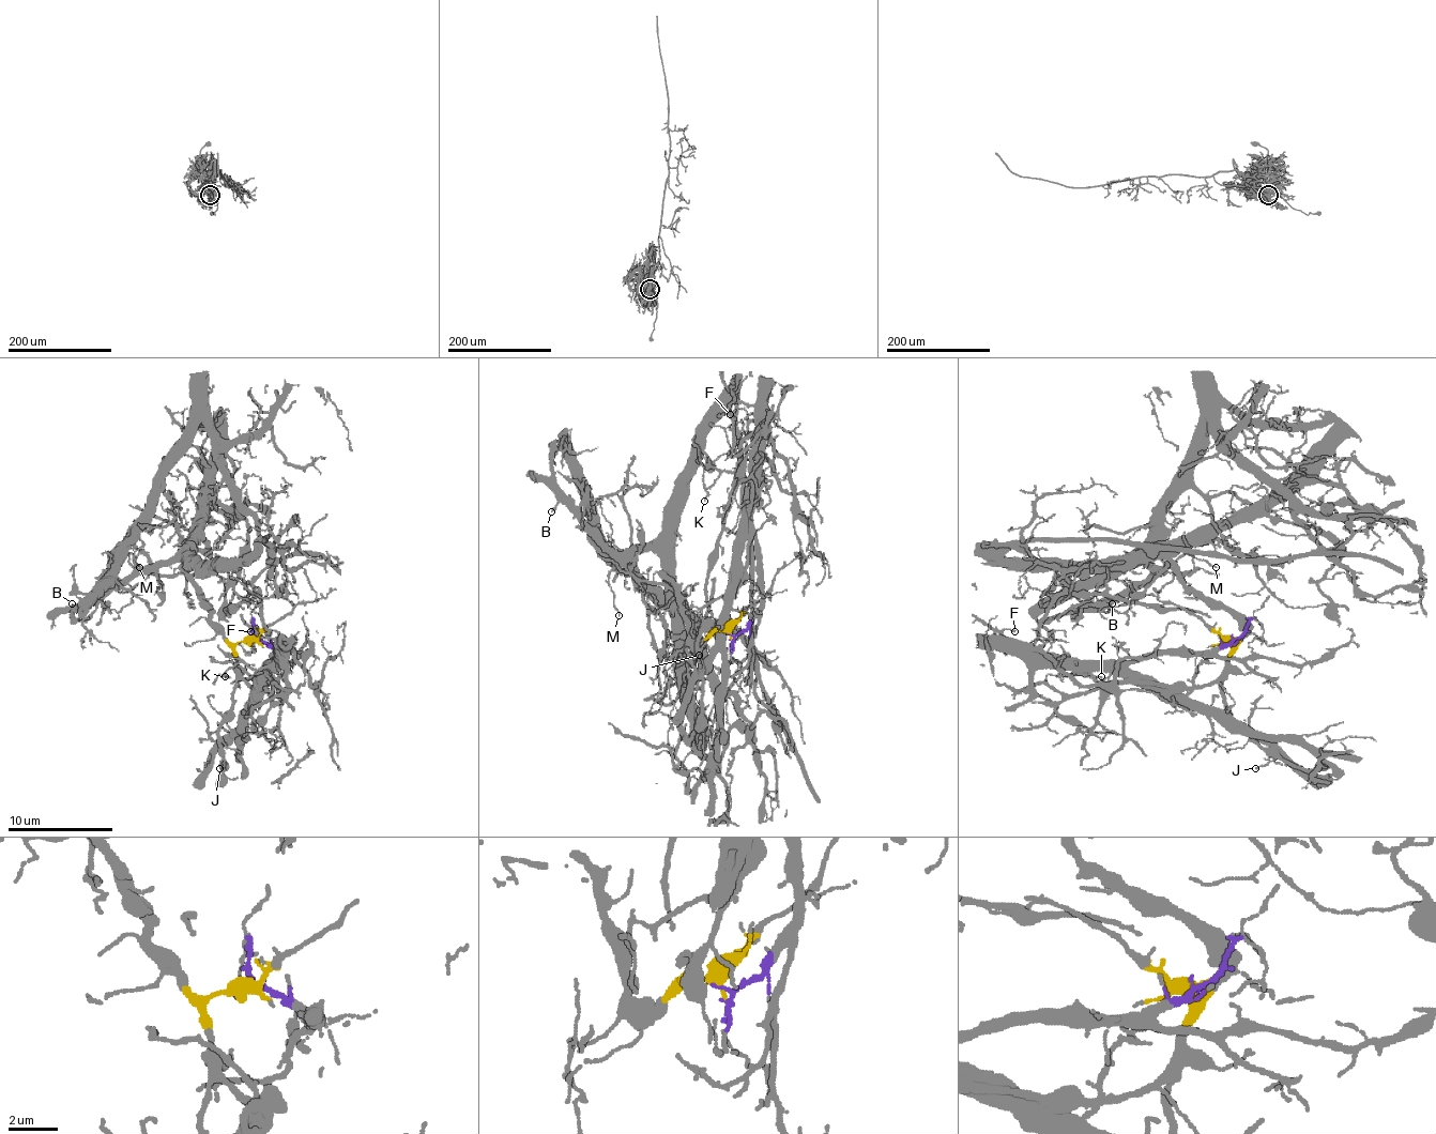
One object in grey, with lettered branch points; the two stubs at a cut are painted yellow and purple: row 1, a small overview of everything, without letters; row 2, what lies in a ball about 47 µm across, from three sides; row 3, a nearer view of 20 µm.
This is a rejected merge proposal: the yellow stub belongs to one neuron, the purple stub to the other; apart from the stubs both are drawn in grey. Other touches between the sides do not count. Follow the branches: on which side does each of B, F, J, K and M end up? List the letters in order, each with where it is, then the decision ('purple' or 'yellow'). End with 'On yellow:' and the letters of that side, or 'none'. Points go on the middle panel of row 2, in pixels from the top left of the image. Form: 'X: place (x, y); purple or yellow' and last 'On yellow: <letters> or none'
B: place (551, 511); yellow
F: place (730, 414); purple
J: place (699, 655); yellow
K: place (704, 501); purple
M: place (619, 615); yellow
On yellow: B, J, M

